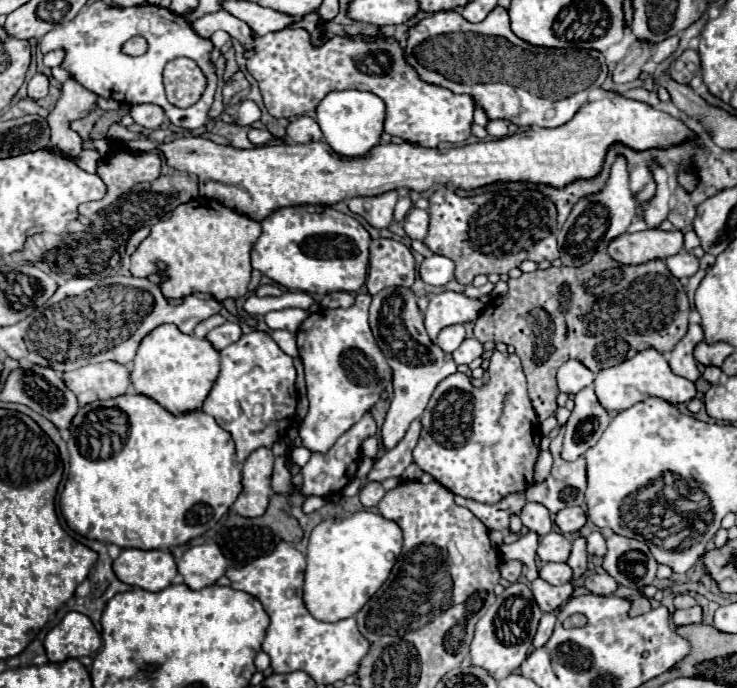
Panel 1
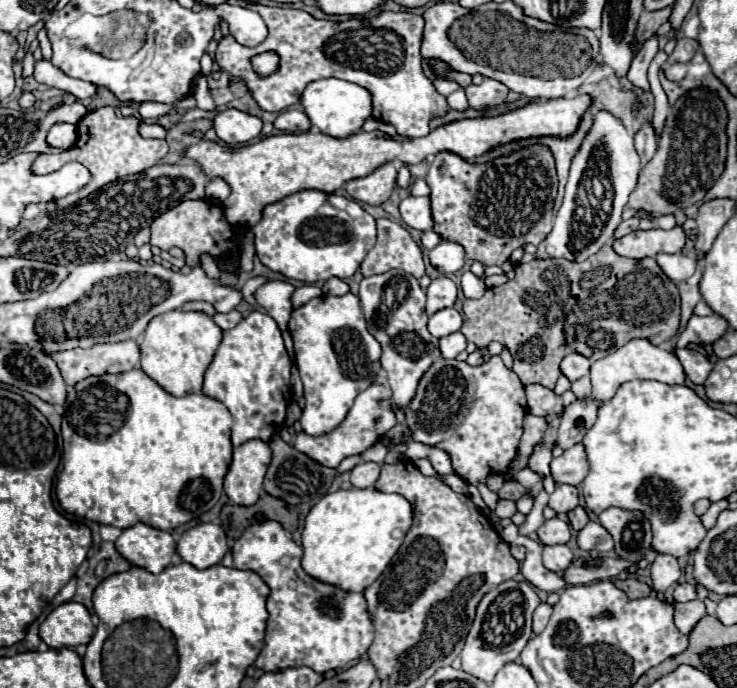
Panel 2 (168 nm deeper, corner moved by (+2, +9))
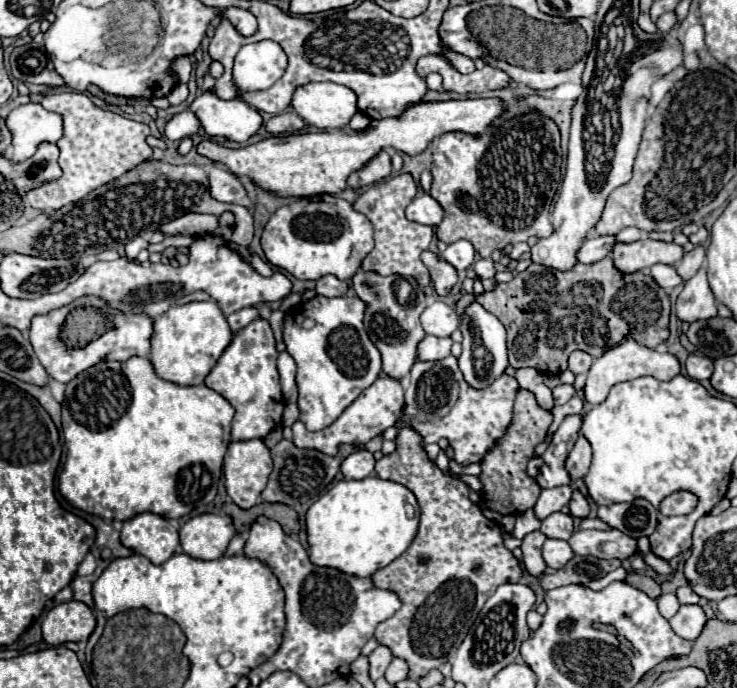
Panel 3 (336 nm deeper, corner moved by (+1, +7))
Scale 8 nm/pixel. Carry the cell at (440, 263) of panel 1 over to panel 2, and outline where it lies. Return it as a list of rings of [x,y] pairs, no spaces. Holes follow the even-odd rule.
[[[442,241],[438,243],[432,251],[430,251],[430,263],[432,267],[436,267],[440,273],[450,275],[456,273],[458,269],[462,269],[464,265],[464,249],[458,243],[450,243],[450,241]]]

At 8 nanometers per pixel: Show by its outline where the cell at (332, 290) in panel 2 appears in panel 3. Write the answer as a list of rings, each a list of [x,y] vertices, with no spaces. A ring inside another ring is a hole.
[[[325,275],[315,285],[315,291],[323,297],[341,297],[341,295],[347,293],[347,289],[349,289],[347,281],[337,279],[335,275]]]

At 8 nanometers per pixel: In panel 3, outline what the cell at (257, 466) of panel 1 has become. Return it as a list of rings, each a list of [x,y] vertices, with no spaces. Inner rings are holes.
[[[247,439],[247,441],[231,441],[229,449],[225,453],[225,465],[223,465],[223,475],[225,475],[225,489],[227,495],[241,507],[241,509],[251,509],[261,501],[261,491],[267,485],[267,477],[273,469],[271,455],[267,445],[261,439]]]

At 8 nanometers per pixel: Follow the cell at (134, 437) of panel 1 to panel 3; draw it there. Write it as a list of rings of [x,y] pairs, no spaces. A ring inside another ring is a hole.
[[[129,357],[127,361],[101,361],[89,369],[85,369],[81,375],[77,375],[73,381],[67,383],[65,399],[61,403],[63,409],[63,435],[65,435],[65,447],[67,447],[67,457],[63,471],[59,475],[59,493],[77,509],[83,509],[91,515],[103,517],[103,519],[131,519],[137,513],[157,513],[165,519],[181,519],[183,515],[189,515],[193,509],[207,505],[215,499],[217,495],[217,485],[221,479],[221,465],[223,465],[223,455],[227,451],[227,445],[231,443],[231,421],[235,415],[235,409],[231,403],[219,395],[217,391],[205,387],[205,385],[177,385],[171,381],[165,381],[157,377],[151,361],[147,357]]]

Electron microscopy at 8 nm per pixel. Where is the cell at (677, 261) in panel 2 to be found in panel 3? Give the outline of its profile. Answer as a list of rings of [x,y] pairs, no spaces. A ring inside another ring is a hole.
[[[661,263],[651,267],[651,277],[653,277],[655,283],[657,283],[659,287],[663,287],[665,291],[669,291],[669,289],[673,289],[673,287],[677,287],[677,285],[683,283],[683,279],[677,275],[675,267],[671,267],[671,265],[661,265]]]

